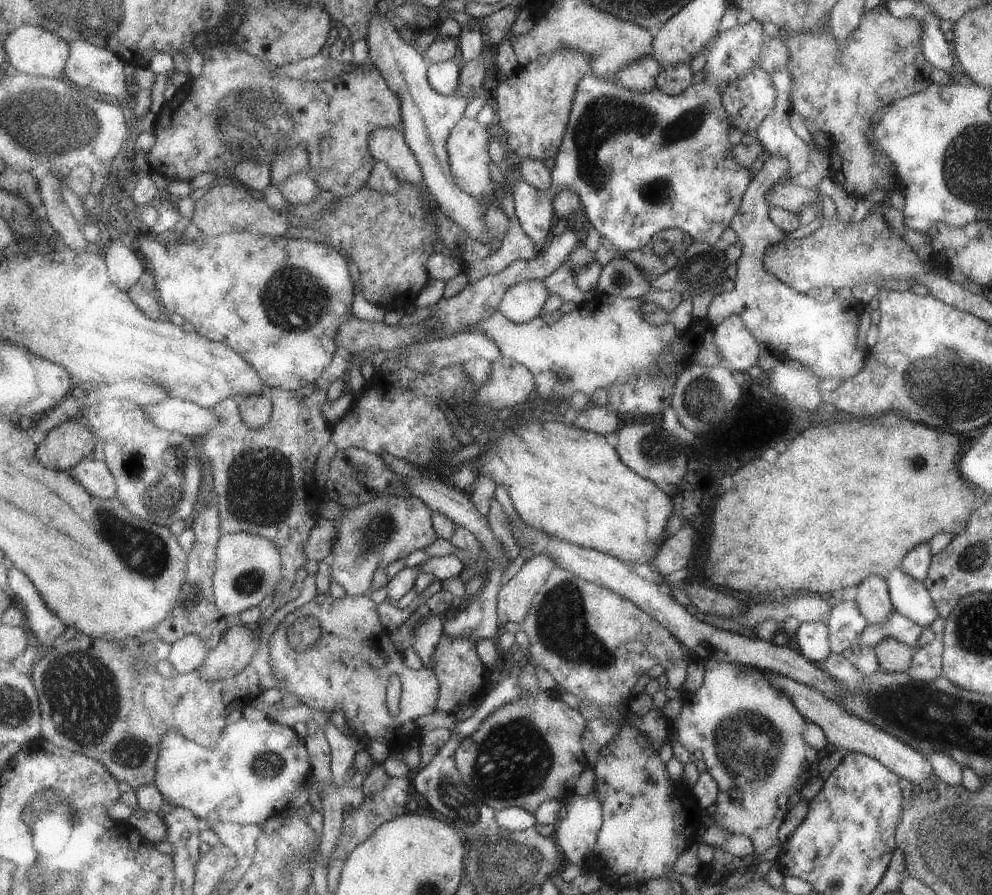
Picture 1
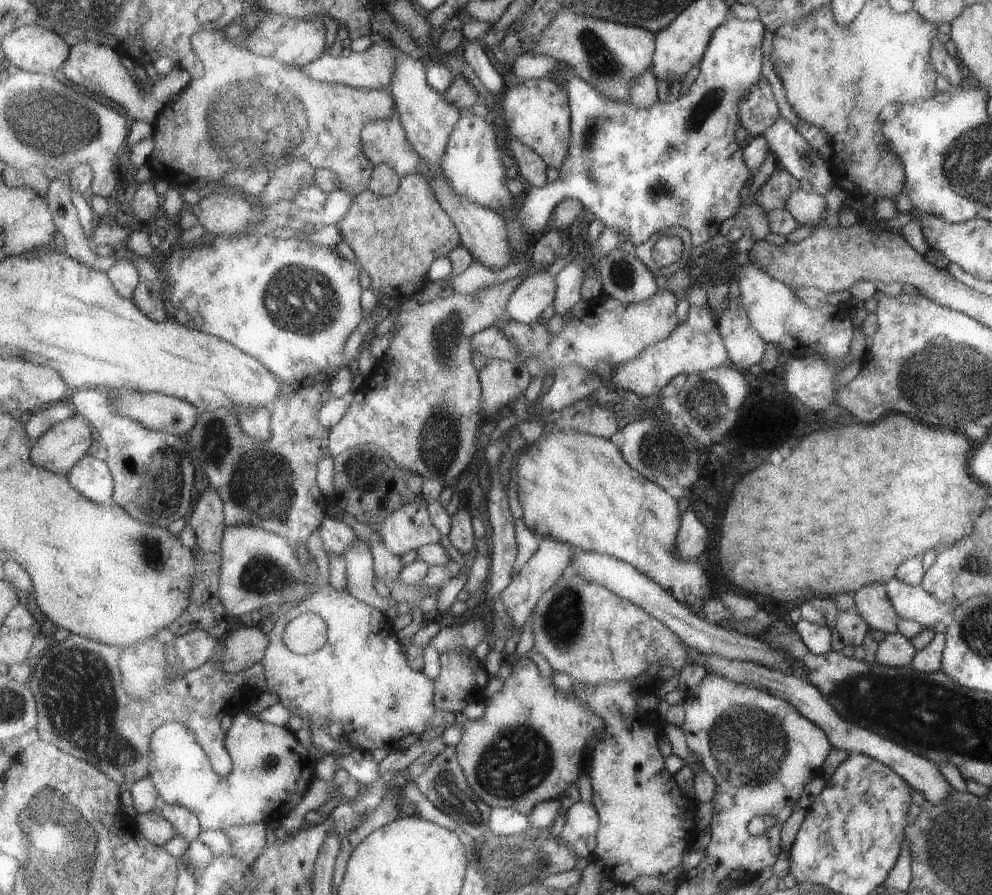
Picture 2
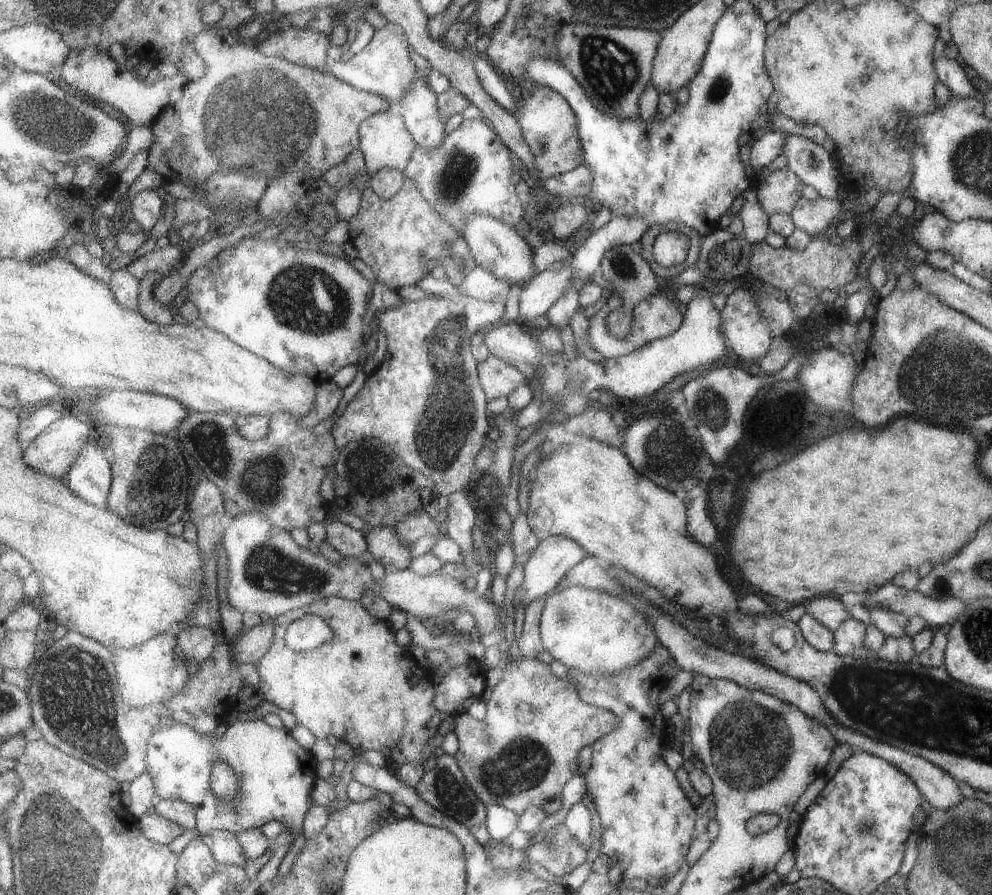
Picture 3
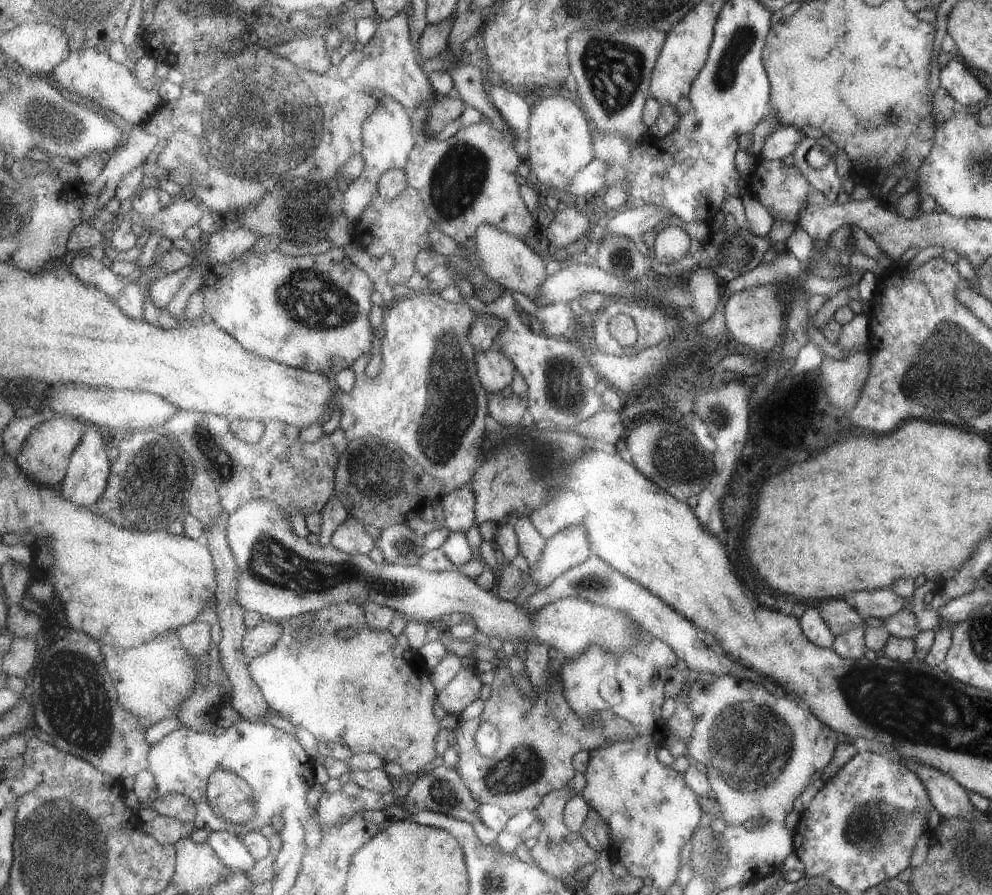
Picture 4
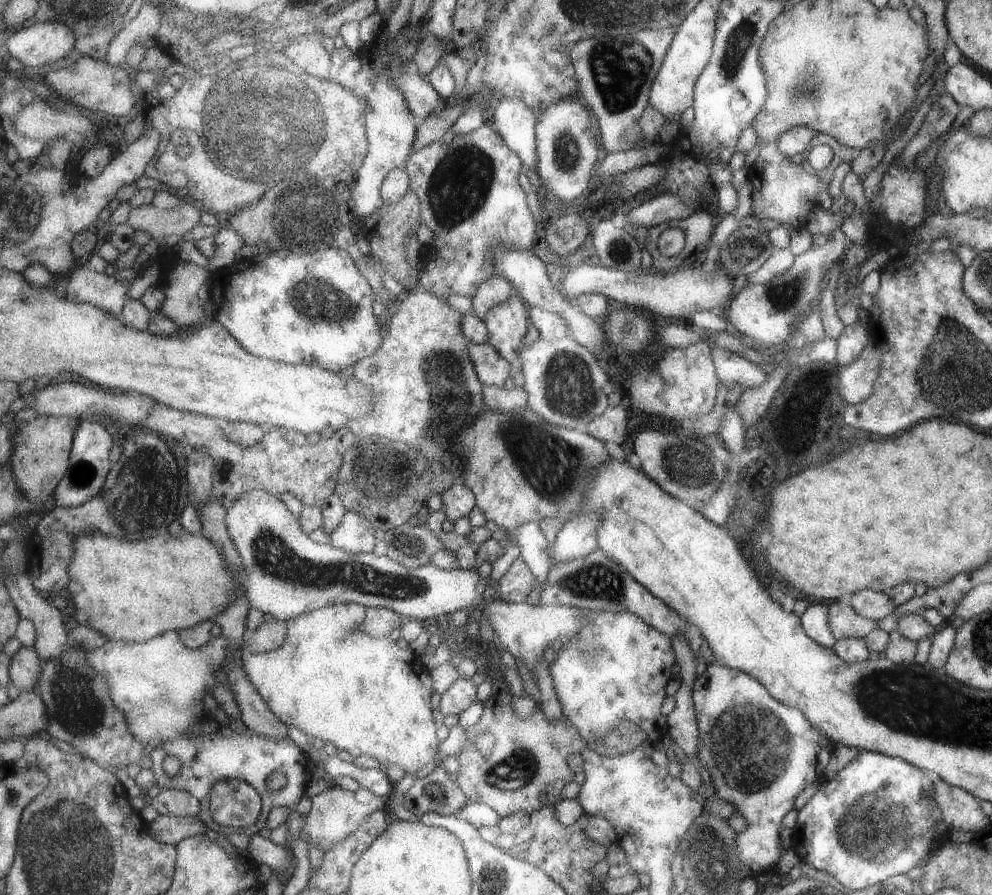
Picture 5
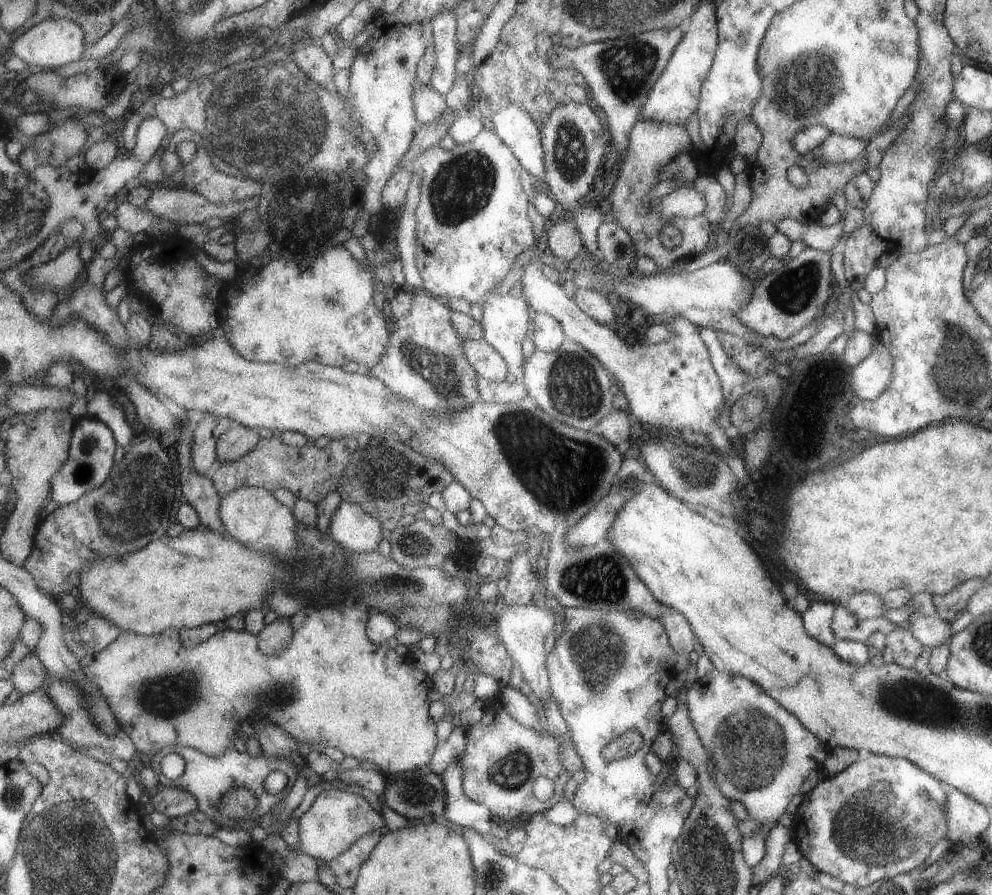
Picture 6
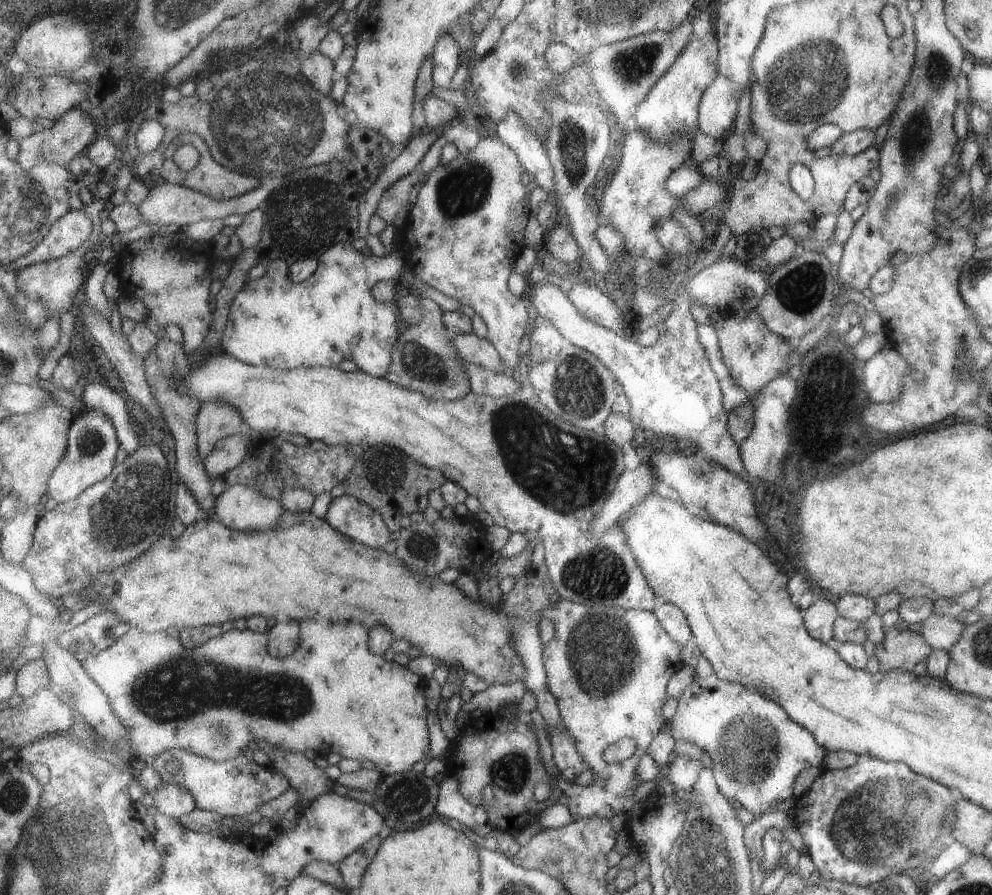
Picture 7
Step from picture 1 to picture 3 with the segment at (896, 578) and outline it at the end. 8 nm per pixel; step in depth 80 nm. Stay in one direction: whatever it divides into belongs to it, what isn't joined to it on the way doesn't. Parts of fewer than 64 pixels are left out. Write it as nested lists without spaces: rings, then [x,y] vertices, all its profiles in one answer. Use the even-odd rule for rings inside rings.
[[[891,583],[884,584],[870,593],[864,593],[864,598],[861,600],[859,606],[867,609],[868,607],[879,607],[880,609],[887,609],[889,612],[897,614],[903,613],[907,618],[911,616],[919,615],[922,619],[925,619],[928,626],[932,629],[937,629],[943,624],[952,625],[958,618],[959,615],[964,611],[966,602],[960,601],[959,599],[949,597],[939,600],[930,599],[915,590],[905,590]]]

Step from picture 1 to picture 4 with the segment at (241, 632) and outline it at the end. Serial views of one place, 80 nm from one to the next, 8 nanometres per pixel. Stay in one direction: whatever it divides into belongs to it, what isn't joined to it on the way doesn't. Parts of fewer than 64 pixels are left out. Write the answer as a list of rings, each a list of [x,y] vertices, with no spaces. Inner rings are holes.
[[[265,620],[256,628],[249,629],[245,634],[241,652],[250,660],[270,652],[283,637],[283,628],[279,621]]]

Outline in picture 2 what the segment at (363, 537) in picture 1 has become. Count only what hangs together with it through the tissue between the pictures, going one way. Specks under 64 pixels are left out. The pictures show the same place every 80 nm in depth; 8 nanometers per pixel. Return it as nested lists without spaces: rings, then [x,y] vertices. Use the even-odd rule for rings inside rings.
[[[422,496],[414,503],[403,505],[383,523],[375,524],[385,546],[403,556],[409,550],[441,542],[441,531],[433,524],[428,502]],[[359,538],[358,542],[348,548],[343,556],[348,562],[346,578],[347,587],[350,588],[349,594],[381,612],[393,606],[389,597],[381,596],[375,590],[375,584],[373,584],[376,576],[374,556],[368,543]]]

